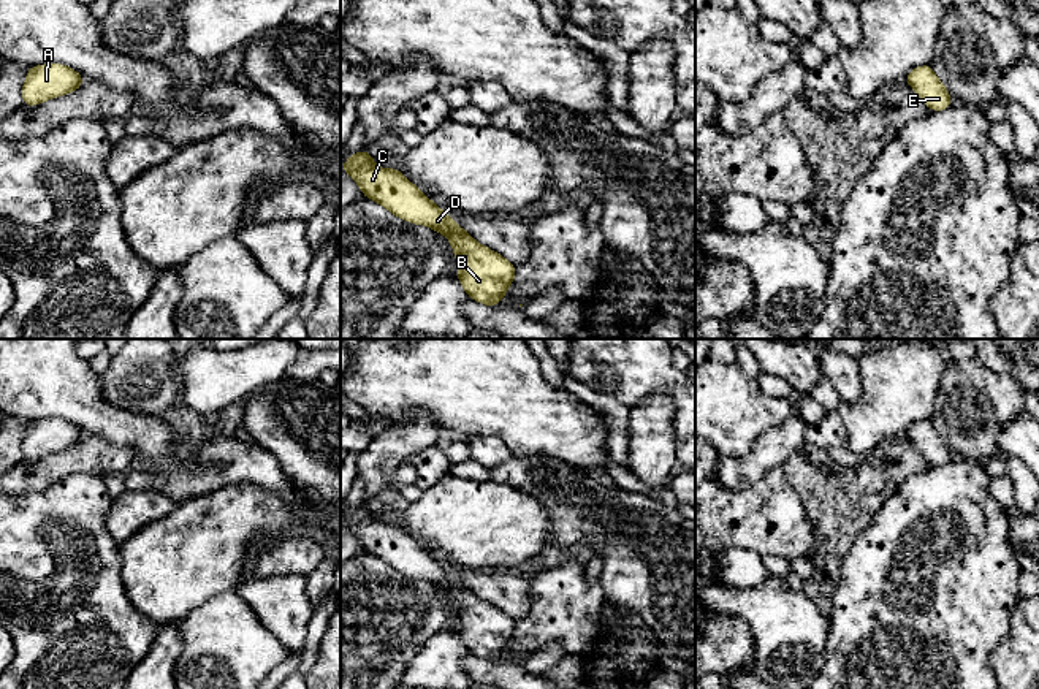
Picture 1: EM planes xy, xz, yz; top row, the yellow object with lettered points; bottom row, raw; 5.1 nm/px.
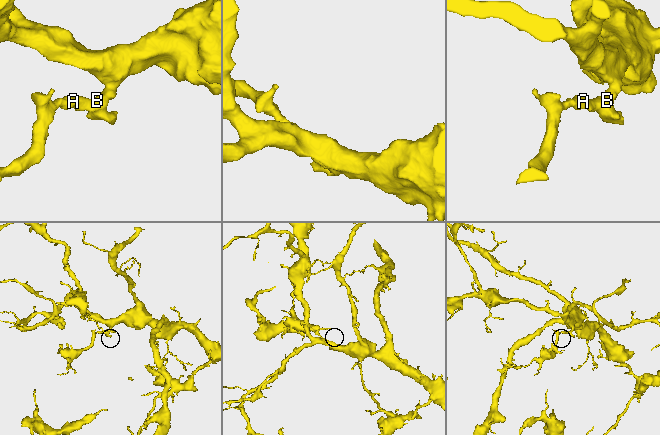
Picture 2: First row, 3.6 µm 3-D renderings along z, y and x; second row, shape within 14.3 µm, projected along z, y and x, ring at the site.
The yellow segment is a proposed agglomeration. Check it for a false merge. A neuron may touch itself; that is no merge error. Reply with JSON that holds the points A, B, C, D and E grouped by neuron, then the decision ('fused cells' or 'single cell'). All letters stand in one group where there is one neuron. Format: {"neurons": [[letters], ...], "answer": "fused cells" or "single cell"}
{"neurons": [["A", "B", "C", "D", "E"]], "answer": "single cell"}

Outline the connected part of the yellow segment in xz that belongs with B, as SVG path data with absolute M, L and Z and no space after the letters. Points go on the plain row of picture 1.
M361 504L344 516L342 527L353 532L366 553L377 556L396 572L447 591L459 618L455 629L474 656L491 662L504 654L505 645L513 638L516 621L478 599L398 523L379 523L374 512Z

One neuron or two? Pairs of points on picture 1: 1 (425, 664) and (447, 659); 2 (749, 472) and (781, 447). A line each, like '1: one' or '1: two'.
1: one
2: one

